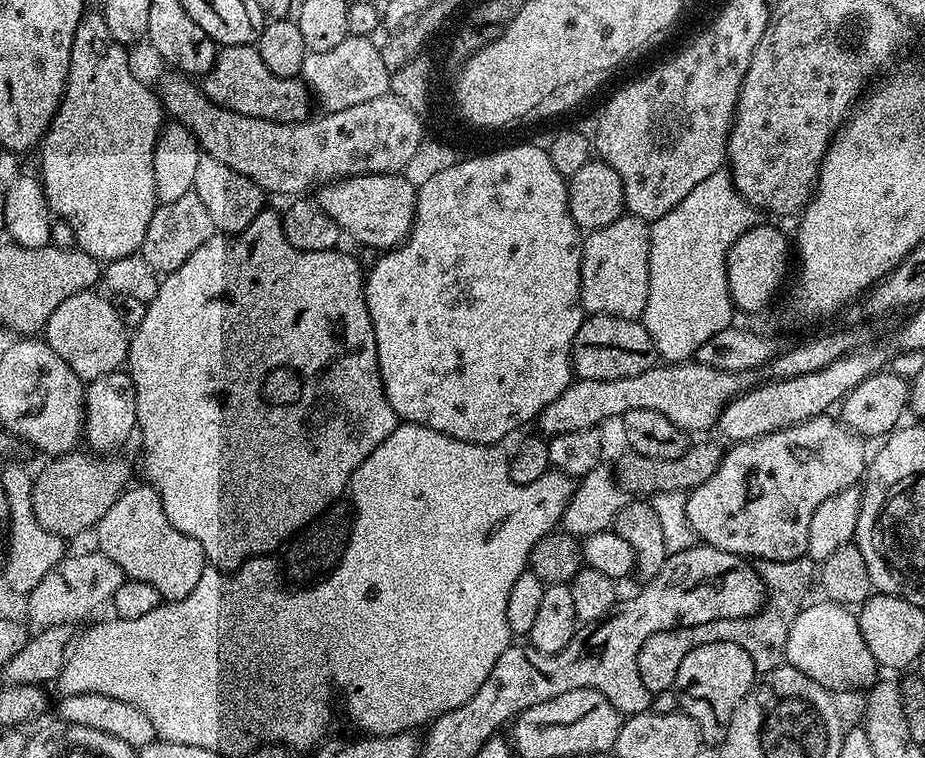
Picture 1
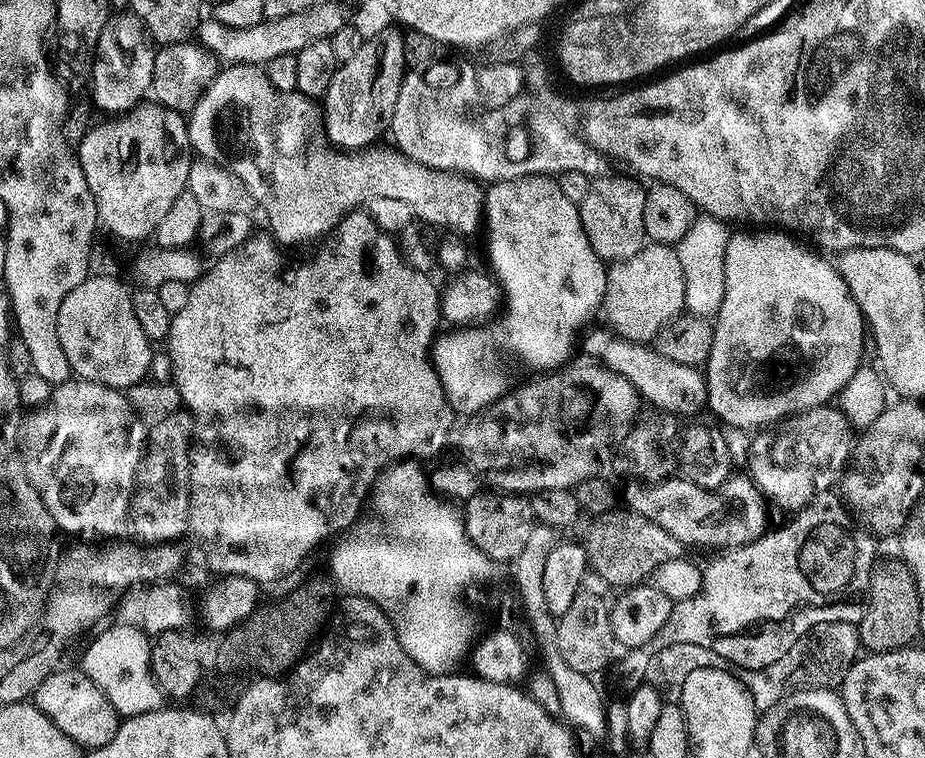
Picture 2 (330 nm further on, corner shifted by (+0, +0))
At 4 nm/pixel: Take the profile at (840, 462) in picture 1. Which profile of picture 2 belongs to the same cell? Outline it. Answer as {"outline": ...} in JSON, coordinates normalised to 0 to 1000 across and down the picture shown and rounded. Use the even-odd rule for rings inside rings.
{"outline":[[[723,631],[712,636],[679,636],[672,644],[672,660],[680,672],[694,683],[703,683],[716,699],[729,704],[733,715],[742,720],[748,718],[787,718],[783,720],[799,720],[809,718],[812,712],[826,706],[826,665],[827,656],[812,632],[804,631],[796,639],[796,666],[786,670],[778,665],[774,670],[775,650],[769,644],[755,641],[749,633],[743,631]]]}

